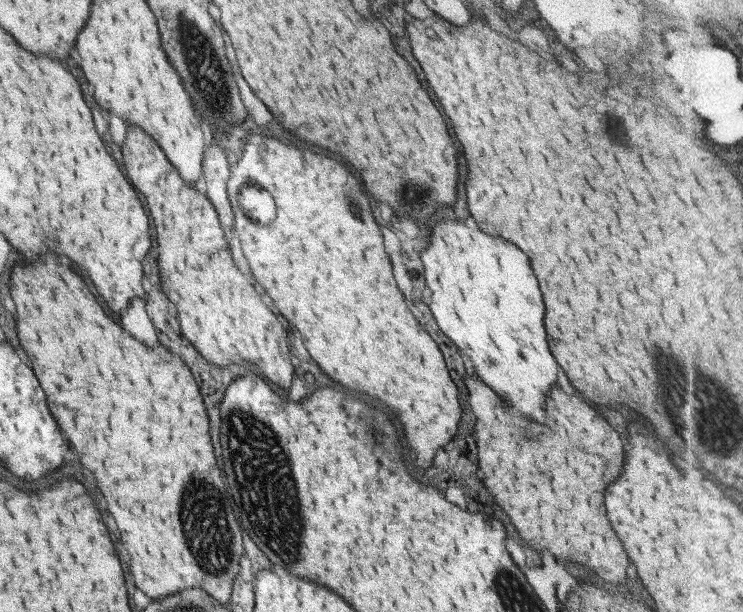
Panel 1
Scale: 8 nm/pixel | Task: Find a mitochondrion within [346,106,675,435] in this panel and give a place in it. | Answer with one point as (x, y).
(417, 195)

